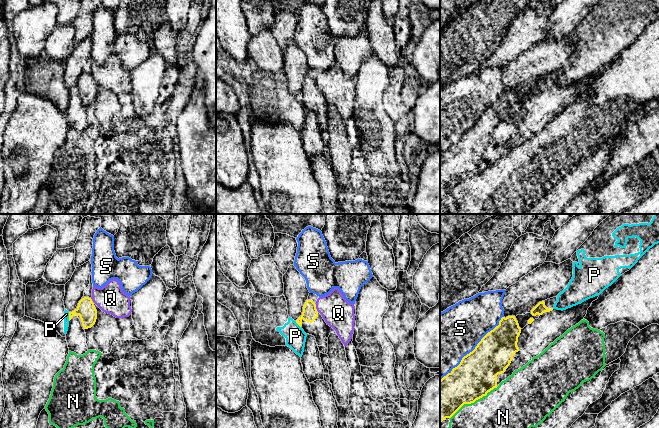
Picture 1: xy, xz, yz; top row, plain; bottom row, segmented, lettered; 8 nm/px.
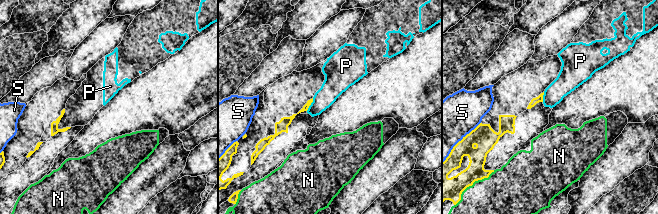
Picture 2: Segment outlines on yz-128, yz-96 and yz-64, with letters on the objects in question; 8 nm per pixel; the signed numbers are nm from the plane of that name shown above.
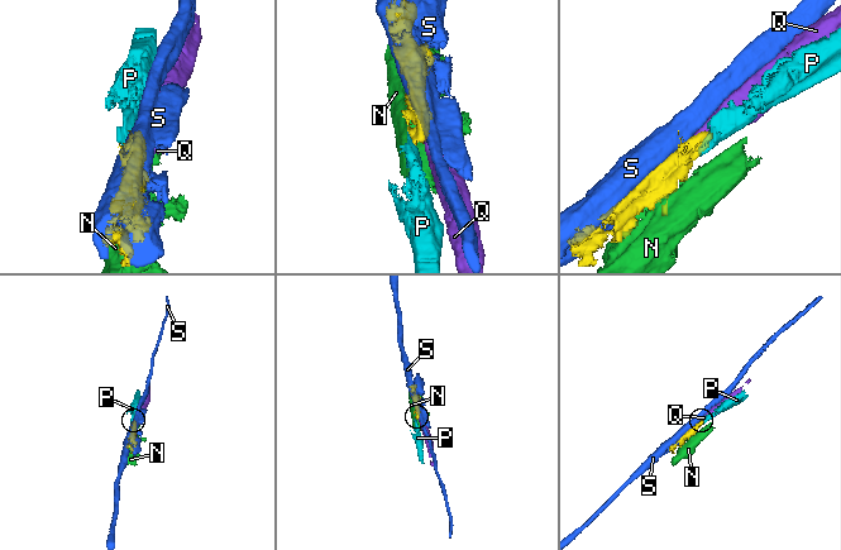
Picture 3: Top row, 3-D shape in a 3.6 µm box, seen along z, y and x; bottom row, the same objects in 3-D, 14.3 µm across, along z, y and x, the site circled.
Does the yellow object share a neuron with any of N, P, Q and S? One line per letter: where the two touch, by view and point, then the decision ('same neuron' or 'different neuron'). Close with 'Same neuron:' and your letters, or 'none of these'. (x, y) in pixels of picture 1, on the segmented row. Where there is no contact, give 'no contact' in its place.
N: meets yellow in yz at (473, 402); different neuron
P: meets yellow in xy at (69, 316); different neuron
Q: meets yellow in xz at (315, 307); different neuron
S: meets yellow in yz at (474, 349); different neuron
Same neuron: none of these

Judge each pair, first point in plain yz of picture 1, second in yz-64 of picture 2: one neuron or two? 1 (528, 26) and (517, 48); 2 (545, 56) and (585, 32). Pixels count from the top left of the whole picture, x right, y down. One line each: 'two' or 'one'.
1: one
2: two

